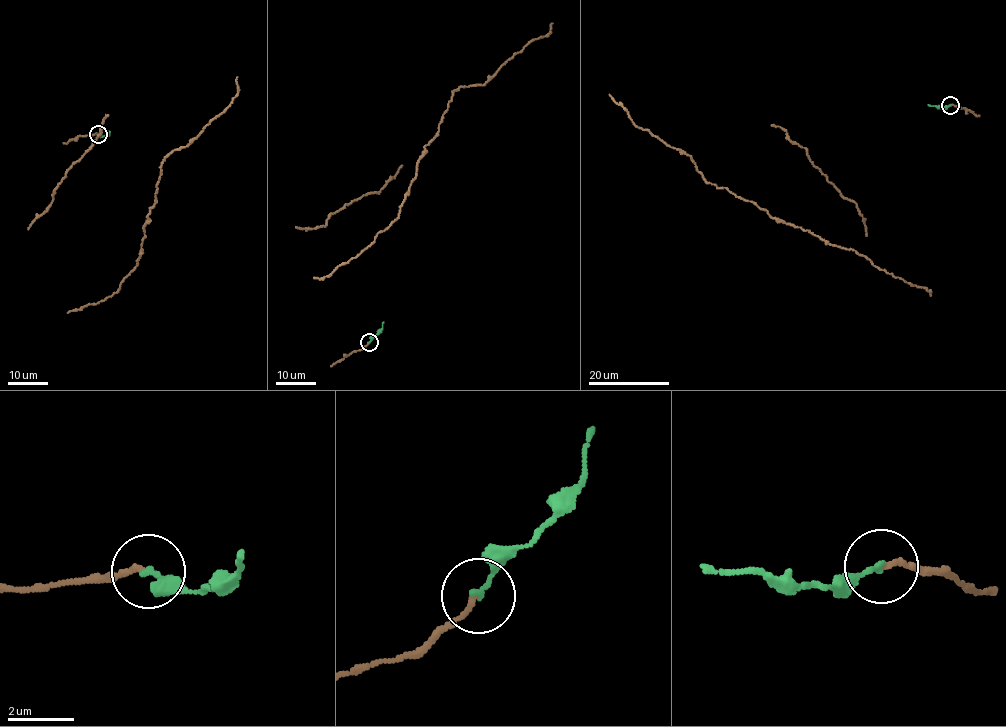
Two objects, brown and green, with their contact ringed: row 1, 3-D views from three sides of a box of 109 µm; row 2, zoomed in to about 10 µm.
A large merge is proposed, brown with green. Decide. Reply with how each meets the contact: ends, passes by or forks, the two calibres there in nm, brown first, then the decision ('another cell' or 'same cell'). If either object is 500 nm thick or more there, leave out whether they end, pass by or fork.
brown ends there; green ends there; 150 nm thick on the brown side, 170 nm on the other; same cell

